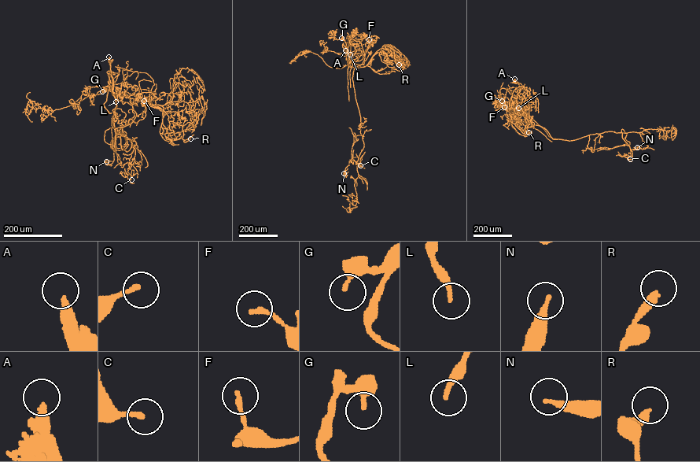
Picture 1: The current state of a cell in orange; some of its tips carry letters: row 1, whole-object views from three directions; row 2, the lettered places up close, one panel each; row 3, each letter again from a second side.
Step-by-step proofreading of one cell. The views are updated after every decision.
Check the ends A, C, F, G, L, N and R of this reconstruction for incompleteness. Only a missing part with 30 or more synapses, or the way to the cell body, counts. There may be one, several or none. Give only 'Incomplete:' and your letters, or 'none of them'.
Incomplete: A

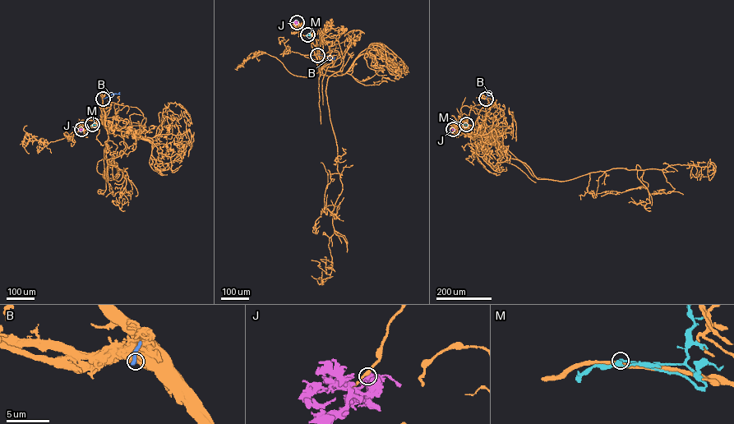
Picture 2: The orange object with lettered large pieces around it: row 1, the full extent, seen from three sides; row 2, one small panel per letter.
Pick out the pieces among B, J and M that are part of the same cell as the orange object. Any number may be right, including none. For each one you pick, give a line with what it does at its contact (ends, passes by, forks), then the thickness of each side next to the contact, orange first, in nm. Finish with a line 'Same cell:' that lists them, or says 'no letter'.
Same cell: no letter

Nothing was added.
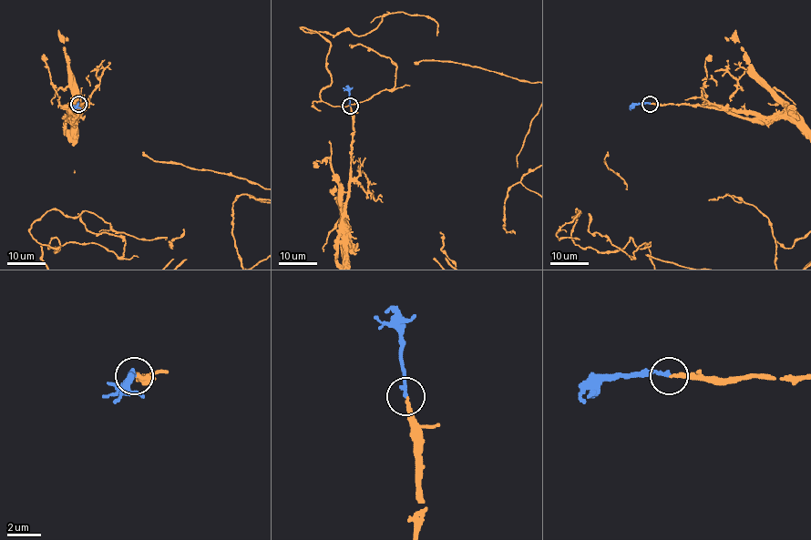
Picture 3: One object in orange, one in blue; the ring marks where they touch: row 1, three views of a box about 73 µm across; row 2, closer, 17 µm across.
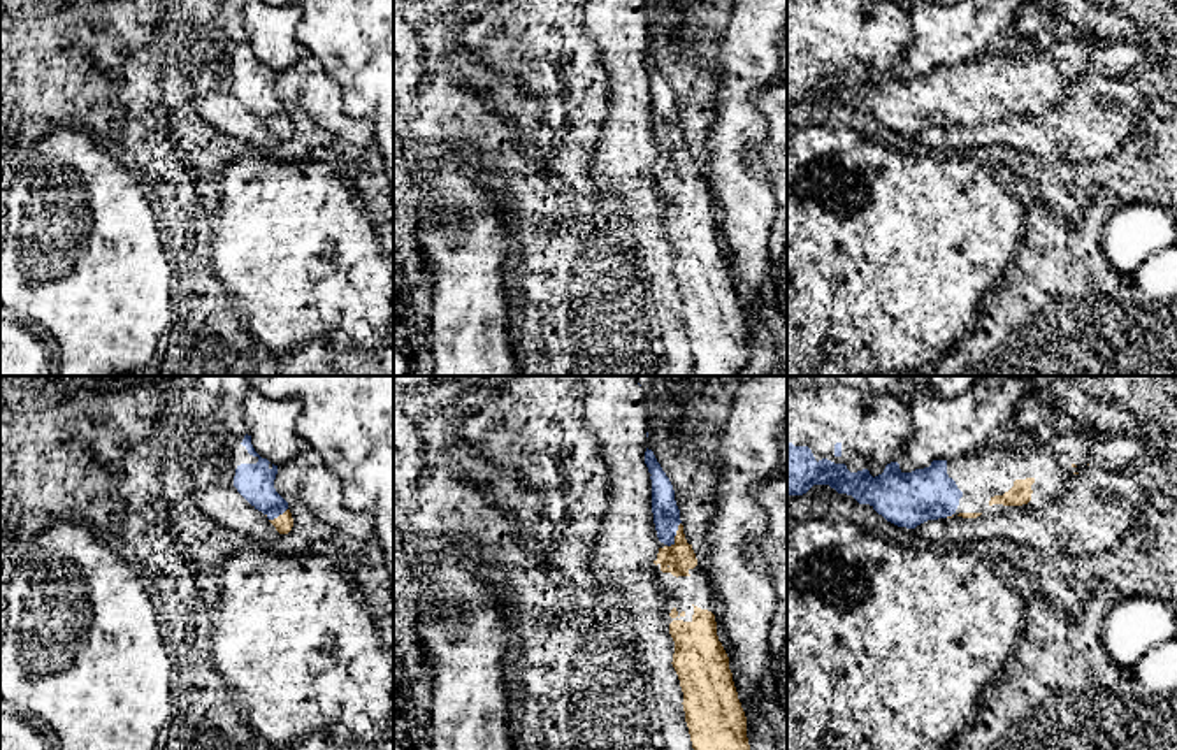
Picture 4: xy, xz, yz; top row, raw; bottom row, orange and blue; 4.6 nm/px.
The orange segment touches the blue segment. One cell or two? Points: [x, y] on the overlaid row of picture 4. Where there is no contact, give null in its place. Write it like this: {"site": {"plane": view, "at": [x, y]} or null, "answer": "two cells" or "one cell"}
{"site": {"plane": "xz", "at": [677, 534]}, "answer": "one cell"}

